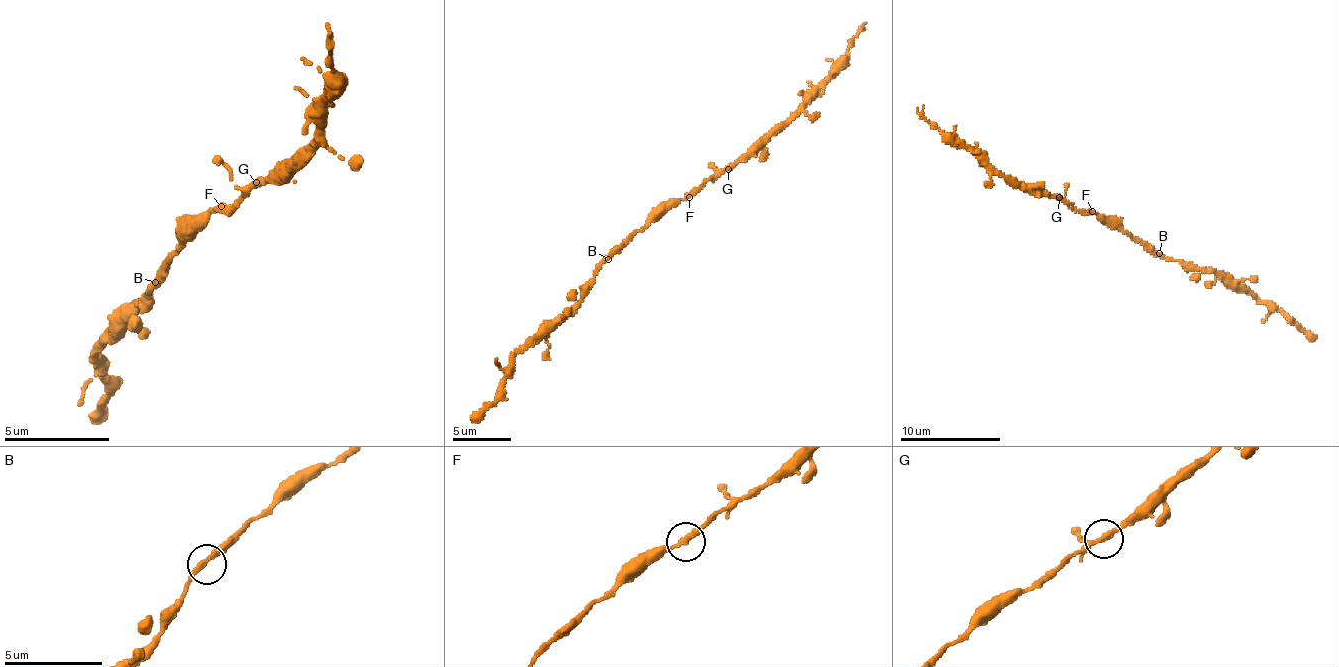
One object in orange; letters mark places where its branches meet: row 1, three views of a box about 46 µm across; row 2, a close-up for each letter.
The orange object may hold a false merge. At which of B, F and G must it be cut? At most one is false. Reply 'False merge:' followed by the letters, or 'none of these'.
False merge: none of these

